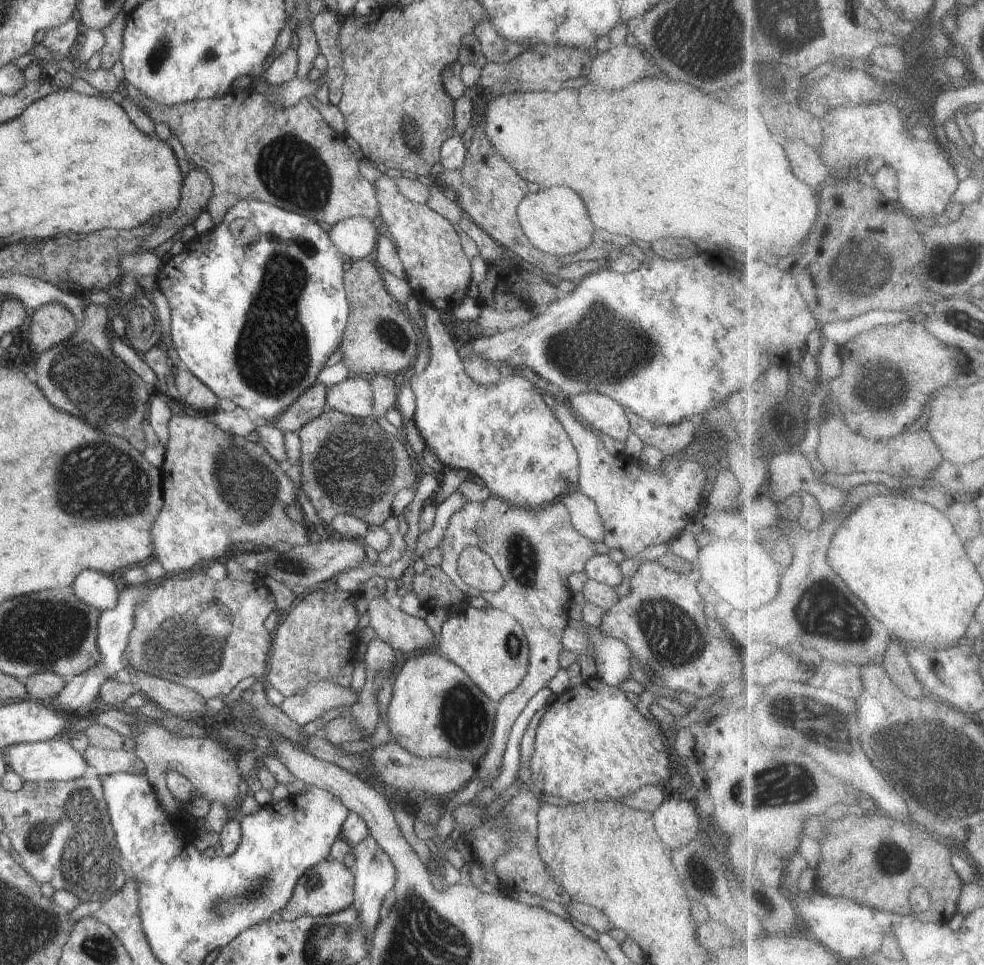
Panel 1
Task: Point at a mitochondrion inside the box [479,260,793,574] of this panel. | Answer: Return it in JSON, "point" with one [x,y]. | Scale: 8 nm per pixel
{"point":[600,347]}

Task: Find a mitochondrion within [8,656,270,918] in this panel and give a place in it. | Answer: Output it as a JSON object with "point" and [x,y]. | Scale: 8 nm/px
{"point":[74,836]}

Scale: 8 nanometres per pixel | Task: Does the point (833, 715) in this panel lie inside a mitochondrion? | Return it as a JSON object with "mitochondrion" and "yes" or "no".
{"mitochondrion":"yes"}

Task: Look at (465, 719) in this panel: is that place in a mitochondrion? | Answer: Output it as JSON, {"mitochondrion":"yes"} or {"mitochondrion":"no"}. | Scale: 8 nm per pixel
{"mitochondrion":"yes"}

